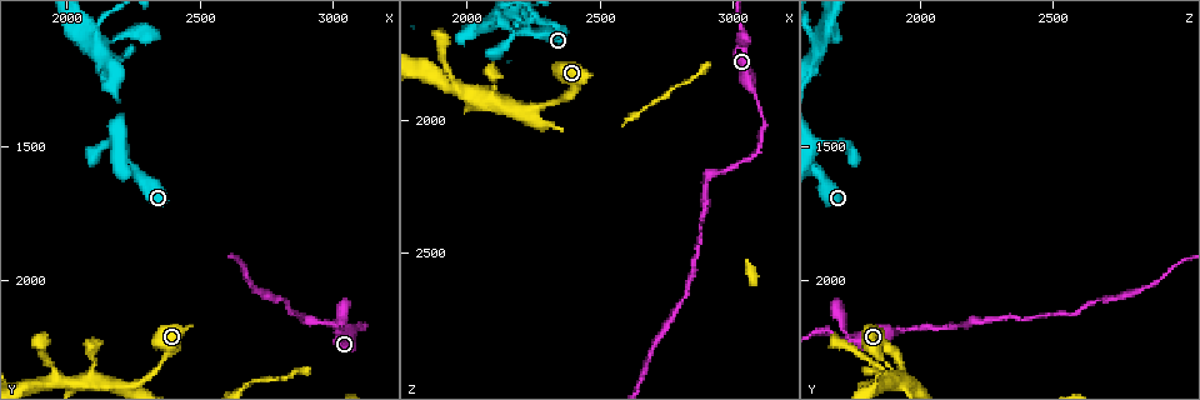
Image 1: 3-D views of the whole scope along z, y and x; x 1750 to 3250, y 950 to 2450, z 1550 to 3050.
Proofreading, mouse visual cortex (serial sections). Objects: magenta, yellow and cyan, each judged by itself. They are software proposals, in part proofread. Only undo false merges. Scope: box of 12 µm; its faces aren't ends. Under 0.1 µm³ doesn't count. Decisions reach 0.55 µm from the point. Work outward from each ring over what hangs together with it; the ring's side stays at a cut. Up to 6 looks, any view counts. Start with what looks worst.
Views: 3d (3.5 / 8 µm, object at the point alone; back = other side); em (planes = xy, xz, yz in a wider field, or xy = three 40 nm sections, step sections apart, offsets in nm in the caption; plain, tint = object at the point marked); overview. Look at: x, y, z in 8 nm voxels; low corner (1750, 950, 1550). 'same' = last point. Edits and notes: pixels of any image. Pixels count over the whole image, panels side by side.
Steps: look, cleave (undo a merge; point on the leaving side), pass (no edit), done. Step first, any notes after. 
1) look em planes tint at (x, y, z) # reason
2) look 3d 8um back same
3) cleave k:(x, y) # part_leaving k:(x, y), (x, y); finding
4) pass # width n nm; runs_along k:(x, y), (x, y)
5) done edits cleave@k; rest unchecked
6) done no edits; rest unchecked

look 3d 8um at (2910, 2150, 2210) # abrupt turn

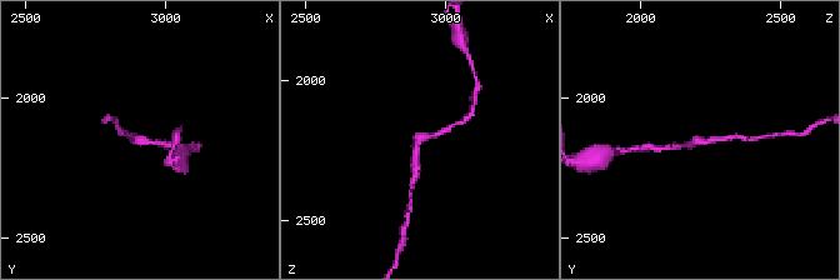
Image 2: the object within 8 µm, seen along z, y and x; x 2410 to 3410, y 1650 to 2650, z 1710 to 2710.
look em xy step 5 tint at (2910, 2150, 2200) # arm_widths 200, 200 nm; now the EM

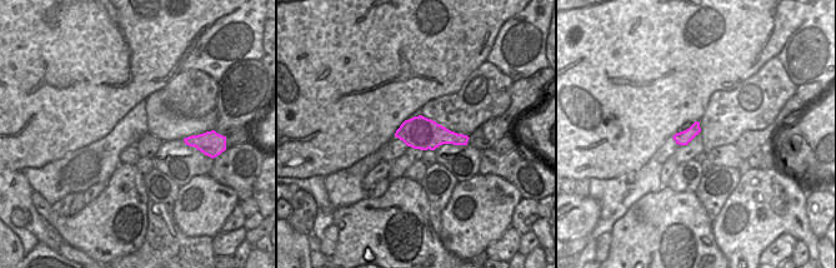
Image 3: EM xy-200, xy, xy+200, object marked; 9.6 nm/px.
pass # runs_along 2:(451, 126), (416, 141), (415, 175); one cell here

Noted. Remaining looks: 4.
look 3d 3.5um at (2090, 2350, 1920) # calibre changes

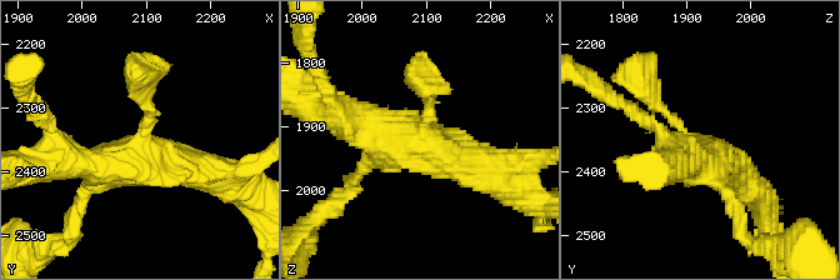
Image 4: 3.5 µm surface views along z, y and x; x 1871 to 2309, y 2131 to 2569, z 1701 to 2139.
pass # runs_along 4:(726, 171), (656, 105), (646, 83); one cell here

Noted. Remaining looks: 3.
look 3d 3.5um at (2180, 1100, 1670)

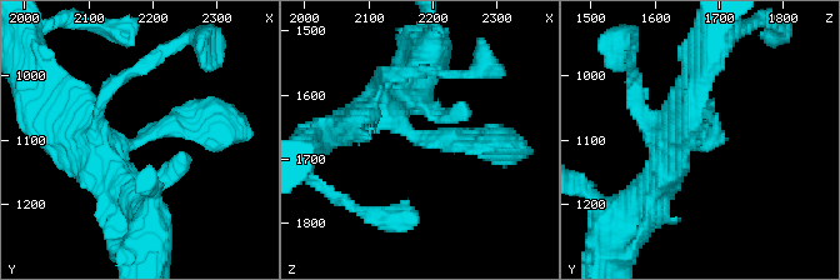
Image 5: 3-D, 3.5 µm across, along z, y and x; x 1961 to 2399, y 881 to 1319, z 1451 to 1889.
look em xy step 5 tint at (2185, 1095, 1665) # shape alone is not enough

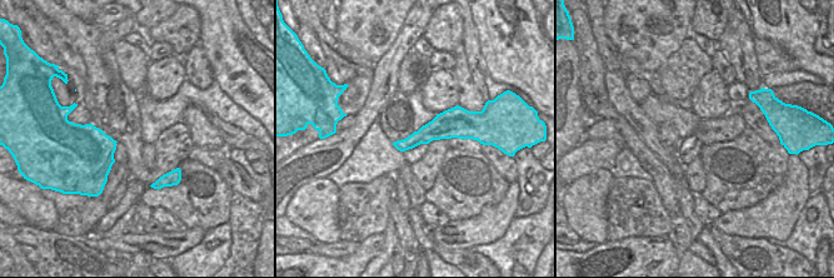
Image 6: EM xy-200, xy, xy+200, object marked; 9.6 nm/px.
pass # runs_along 5:(120, 184), (104, 169), (120, 145), (224, 130); one cell here

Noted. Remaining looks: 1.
done no edits; rest unchecked

